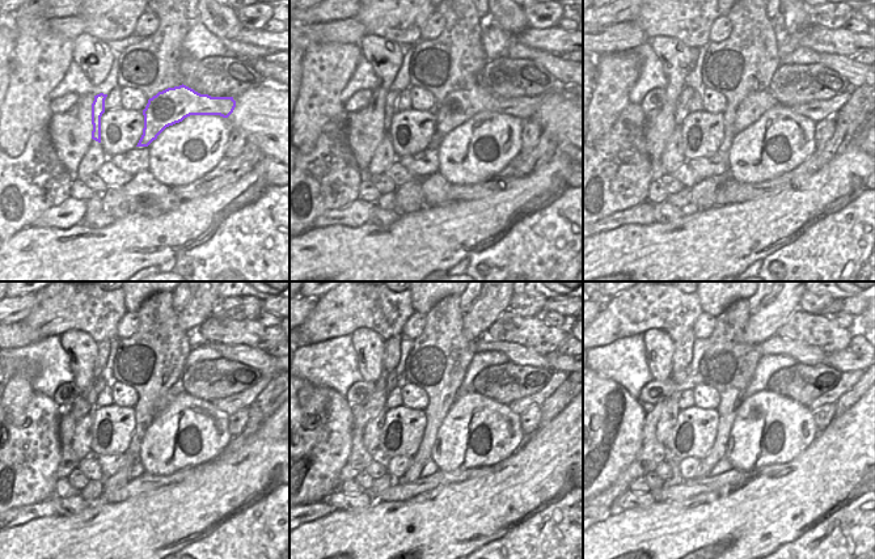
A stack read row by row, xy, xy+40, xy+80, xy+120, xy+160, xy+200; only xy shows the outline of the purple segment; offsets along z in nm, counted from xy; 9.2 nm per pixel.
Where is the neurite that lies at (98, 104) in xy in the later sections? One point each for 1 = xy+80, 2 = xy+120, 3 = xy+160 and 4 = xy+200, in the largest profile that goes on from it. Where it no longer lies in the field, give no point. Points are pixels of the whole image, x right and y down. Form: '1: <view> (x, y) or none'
1: xy+80 (687, 92)
2: xy+120 (85, 402)
3: xy+160 (388, 381)
4: xy+200 (677, 376)

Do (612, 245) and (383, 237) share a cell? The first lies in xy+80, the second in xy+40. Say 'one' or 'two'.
one

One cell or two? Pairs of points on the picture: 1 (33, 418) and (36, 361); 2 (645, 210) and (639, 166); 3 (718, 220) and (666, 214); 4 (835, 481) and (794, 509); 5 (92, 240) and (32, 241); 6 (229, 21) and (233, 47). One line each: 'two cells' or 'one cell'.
1: two cells
2: two cells
3: two cells
4: one cell
5: one cell
6: two cells

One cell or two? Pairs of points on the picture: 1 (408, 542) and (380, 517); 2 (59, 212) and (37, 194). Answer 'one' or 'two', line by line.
1: one
2: two

